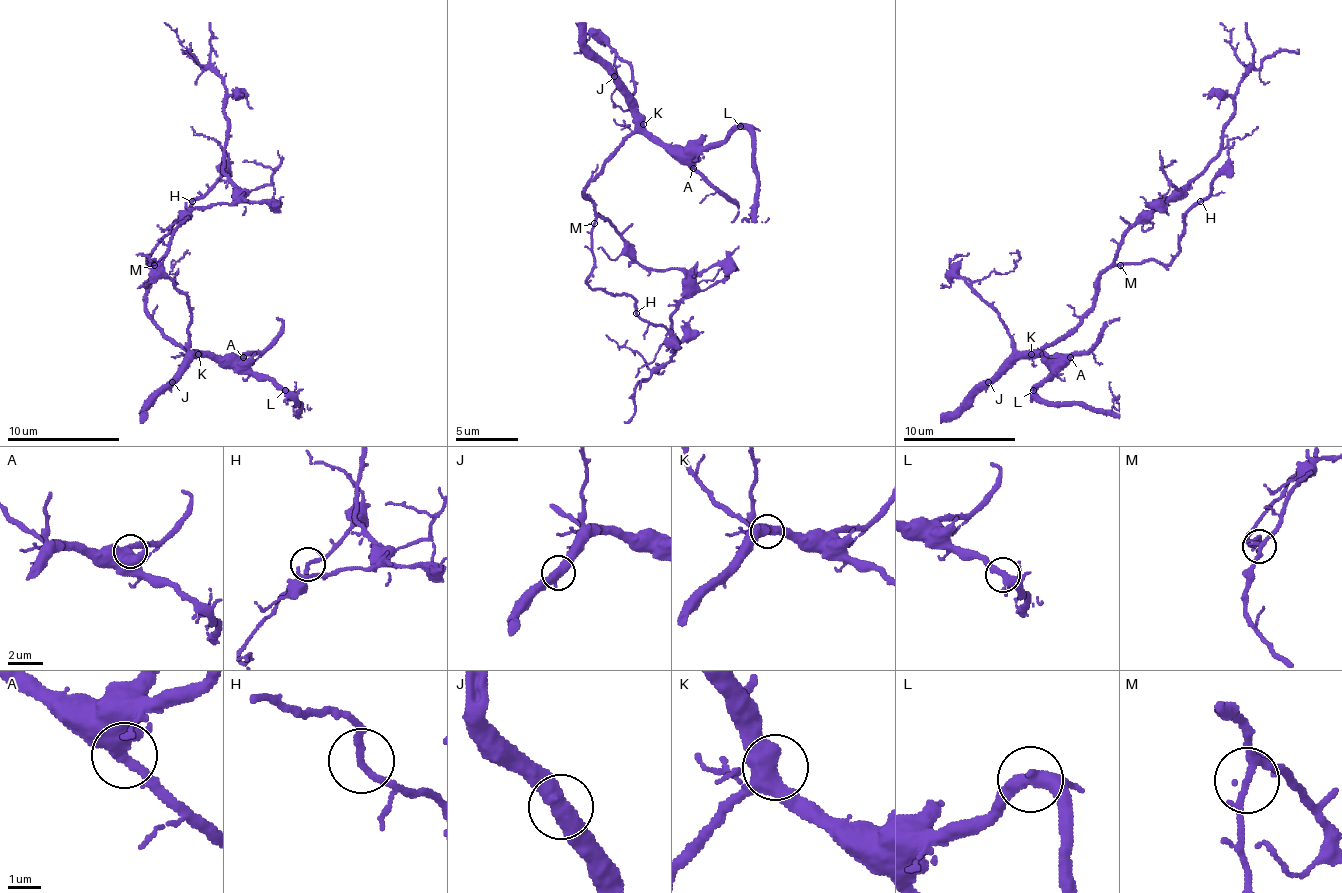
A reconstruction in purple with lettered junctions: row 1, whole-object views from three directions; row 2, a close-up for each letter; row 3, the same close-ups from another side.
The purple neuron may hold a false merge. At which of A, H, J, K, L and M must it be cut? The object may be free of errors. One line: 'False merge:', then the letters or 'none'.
False merge: H

